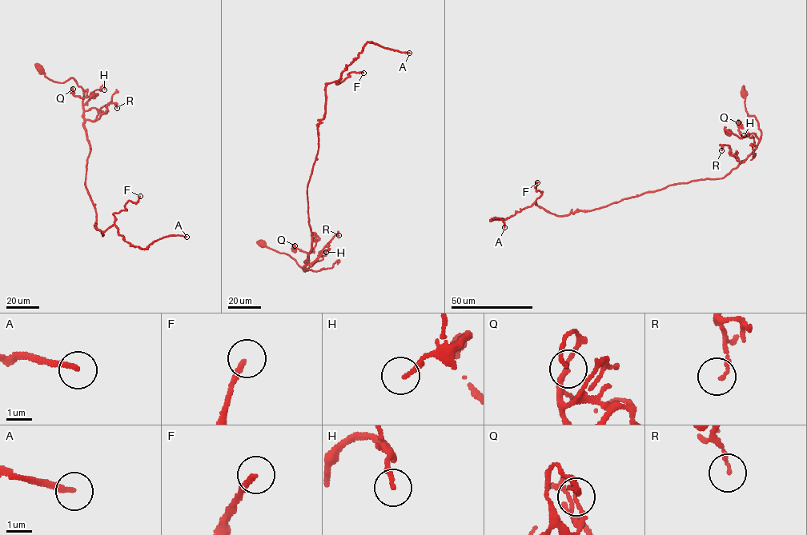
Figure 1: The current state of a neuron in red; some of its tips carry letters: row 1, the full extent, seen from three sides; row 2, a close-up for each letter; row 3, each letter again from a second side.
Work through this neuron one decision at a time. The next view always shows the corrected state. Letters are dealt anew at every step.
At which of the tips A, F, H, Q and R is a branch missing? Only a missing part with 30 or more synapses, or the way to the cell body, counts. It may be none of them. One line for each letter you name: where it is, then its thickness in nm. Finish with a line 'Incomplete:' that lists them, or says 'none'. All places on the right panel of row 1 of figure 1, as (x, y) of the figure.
A: at (504, 227); 200 nm thick
F: at (537, 182); 220 nm thick
Incomplete: A, F

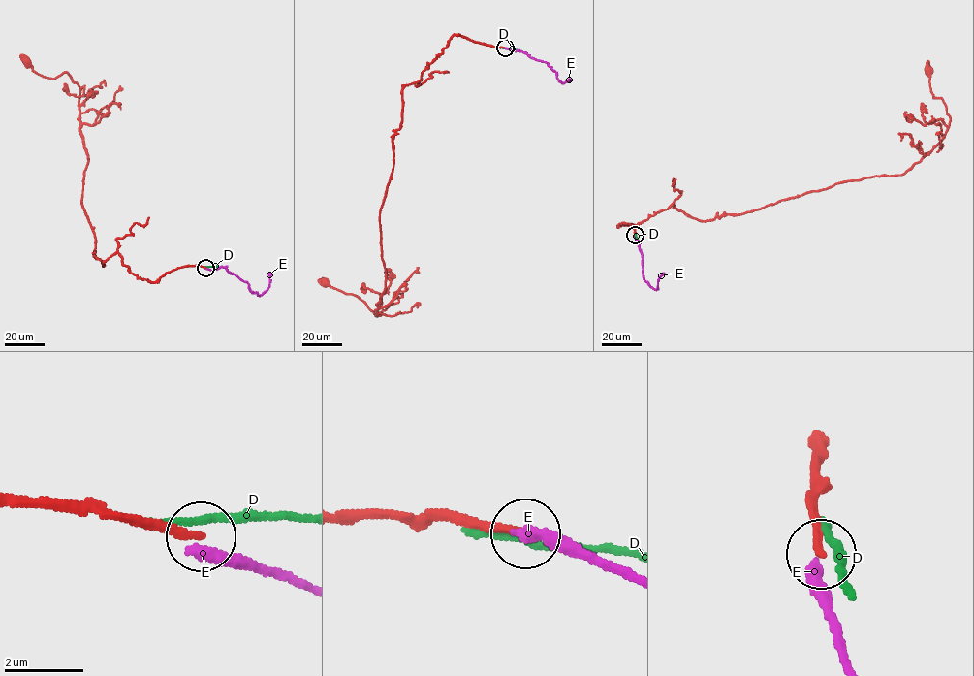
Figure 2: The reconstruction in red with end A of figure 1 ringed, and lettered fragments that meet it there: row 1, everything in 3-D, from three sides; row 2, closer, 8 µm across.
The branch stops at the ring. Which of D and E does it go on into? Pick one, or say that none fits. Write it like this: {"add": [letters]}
{"add": []}

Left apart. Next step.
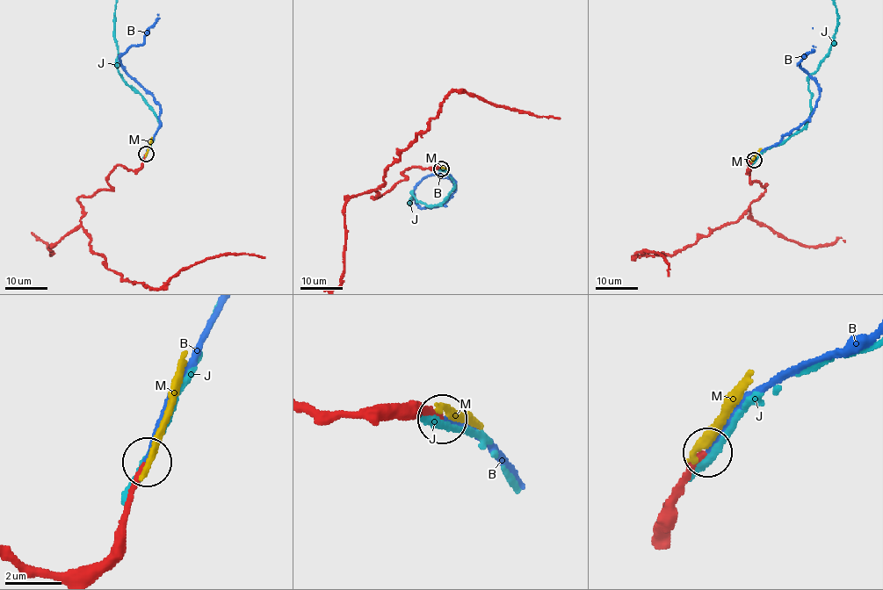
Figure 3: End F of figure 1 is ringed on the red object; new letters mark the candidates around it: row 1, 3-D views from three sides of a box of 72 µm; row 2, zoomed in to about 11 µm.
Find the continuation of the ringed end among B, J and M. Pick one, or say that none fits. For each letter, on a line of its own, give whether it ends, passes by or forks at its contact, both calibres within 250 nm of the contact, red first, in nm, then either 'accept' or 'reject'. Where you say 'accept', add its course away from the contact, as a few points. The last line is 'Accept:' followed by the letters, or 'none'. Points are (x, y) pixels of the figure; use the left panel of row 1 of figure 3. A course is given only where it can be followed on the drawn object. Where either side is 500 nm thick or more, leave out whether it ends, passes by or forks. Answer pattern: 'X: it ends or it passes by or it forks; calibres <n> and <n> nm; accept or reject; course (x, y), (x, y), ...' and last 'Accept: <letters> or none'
B: it ends; calibres 220 and 170 nm; accept
J: it ends; calibres 280 and 360 nm; reject
M: it ends; calibres 240 and 190 nm; reject
Accept: B

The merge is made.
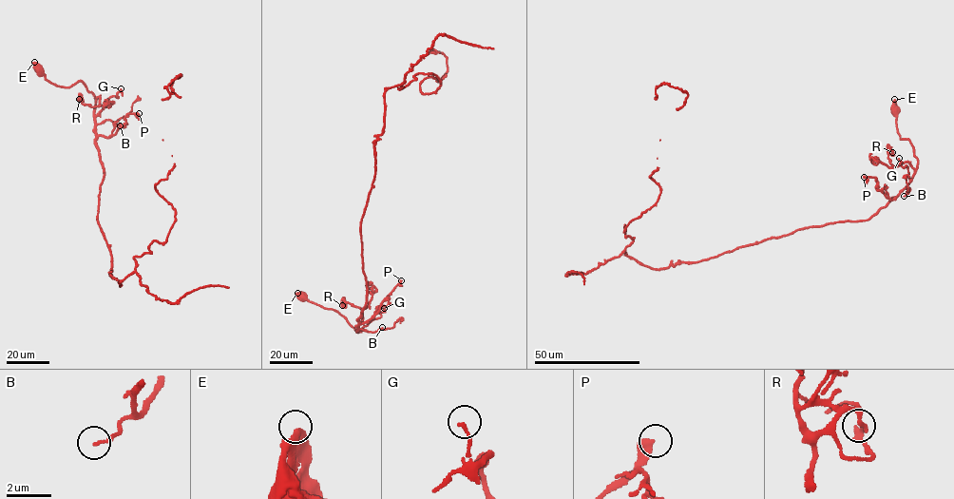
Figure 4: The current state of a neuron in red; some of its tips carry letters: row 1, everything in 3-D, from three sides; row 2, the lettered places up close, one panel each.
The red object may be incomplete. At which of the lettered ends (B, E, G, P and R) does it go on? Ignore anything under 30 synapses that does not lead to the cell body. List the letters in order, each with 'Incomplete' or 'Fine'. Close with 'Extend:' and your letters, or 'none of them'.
B: Fine
E: Fine
G: Fine
P: Fine
R: Fine
Extend: none of them

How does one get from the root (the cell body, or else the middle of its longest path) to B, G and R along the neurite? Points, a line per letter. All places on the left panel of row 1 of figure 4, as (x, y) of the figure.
B: (40, 70), (47, 80), (60, 86), (69, 87), (82, 82), (94, 96), (96, 124), (111, 120), (120, 125)
G: (40, 70), (60, 86), (82, 82), (94, 96), (95, 116), (108, 99), (118, 97), (121, 88)
R: (40, 70), (60, 86), (81, 81), (95, 103), (100, 97), (100, 104), (92, 106), (79, 99)

